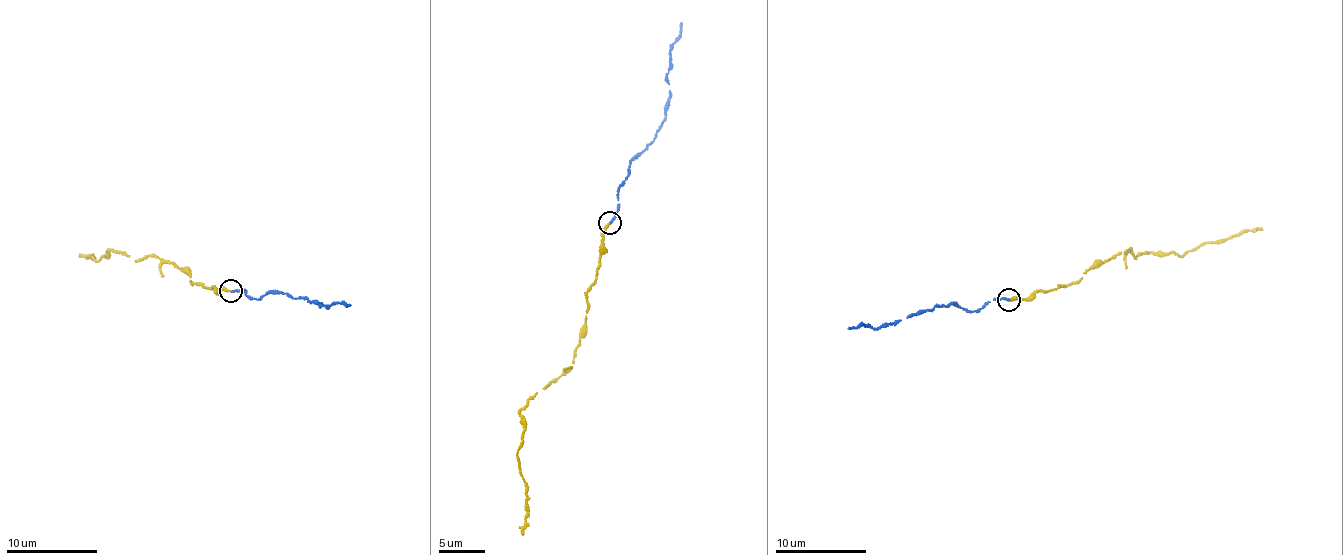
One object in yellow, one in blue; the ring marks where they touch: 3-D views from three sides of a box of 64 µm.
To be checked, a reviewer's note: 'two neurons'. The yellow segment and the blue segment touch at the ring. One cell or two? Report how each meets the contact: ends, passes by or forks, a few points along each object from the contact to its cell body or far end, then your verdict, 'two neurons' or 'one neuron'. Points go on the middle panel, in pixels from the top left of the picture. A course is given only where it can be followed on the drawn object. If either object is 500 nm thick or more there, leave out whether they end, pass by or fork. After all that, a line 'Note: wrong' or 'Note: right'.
yellow ends there; blue ends there; yellow runs (609, 224), (571, 366), (520, 412), (517, 457), (528, 512), (523, 535); blue runs (609, 224), (630, 160), (653, 141), (665, 120), (671, 90), (666, 76), (681, 23); one neuron
Note: wrong

